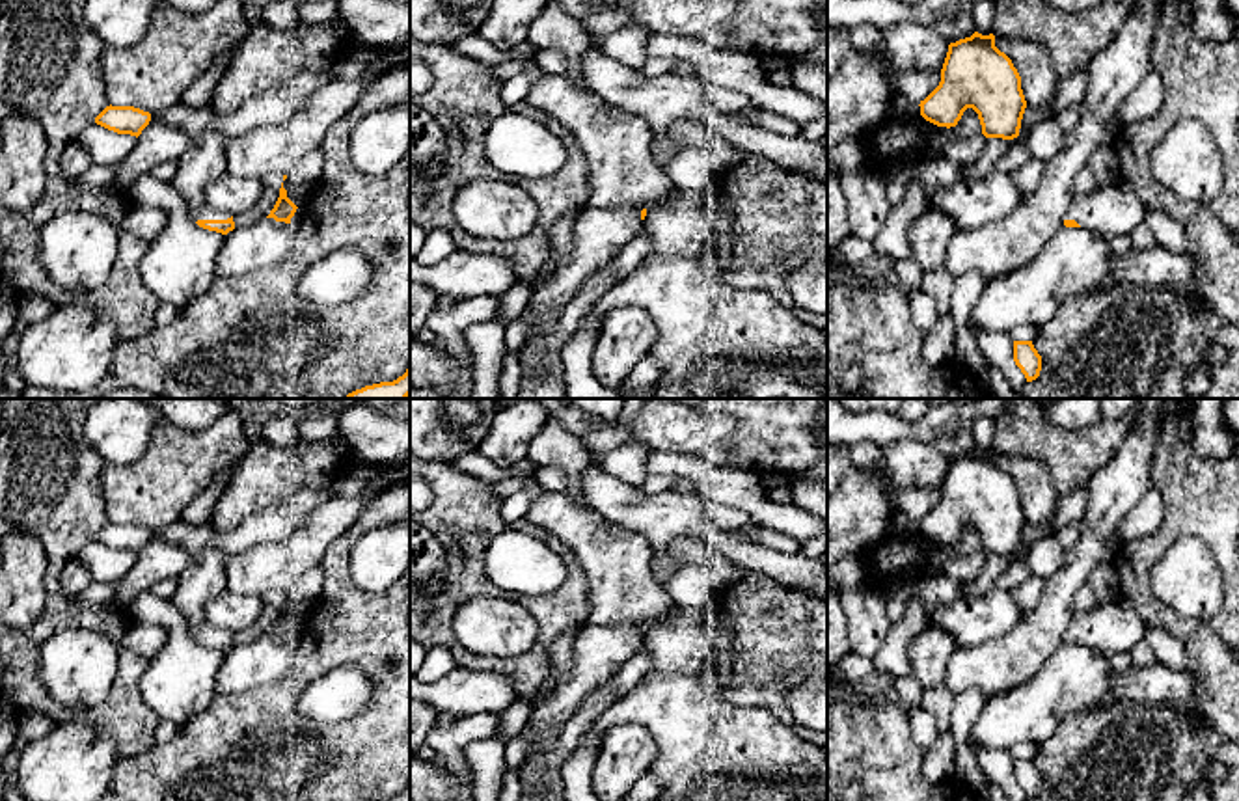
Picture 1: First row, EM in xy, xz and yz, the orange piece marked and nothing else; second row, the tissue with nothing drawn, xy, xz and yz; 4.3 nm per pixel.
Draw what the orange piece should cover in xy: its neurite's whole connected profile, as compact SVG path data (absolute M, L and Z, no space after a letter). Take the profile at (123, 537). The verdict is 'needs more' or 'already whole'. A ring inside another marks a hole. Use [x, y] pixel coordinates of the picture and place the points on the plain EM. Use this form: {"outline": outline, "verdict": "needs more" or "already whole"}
{"outline": "M106 523L95 540L117 551L140 553L149 542L151 531L134 523Z", "verdict": "already whole"}

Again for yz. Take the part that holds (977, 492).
{"outline": "M974 449L948 462L939 503L920 518L920 533L937 544L956 544L967 525L978 531L986 555L1014 557L1019 553L1027 518L1021 494L1012 477L995 464L995 453Z", "verdict": "already whole"}

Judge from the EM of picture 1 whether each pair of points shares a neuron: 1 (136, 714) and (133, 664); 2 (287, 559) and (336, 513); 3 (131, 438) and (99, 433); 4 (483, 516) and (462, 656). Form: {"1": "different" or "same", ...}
{"1": "same", "2": "same", "3": "same", "4": "same"}

